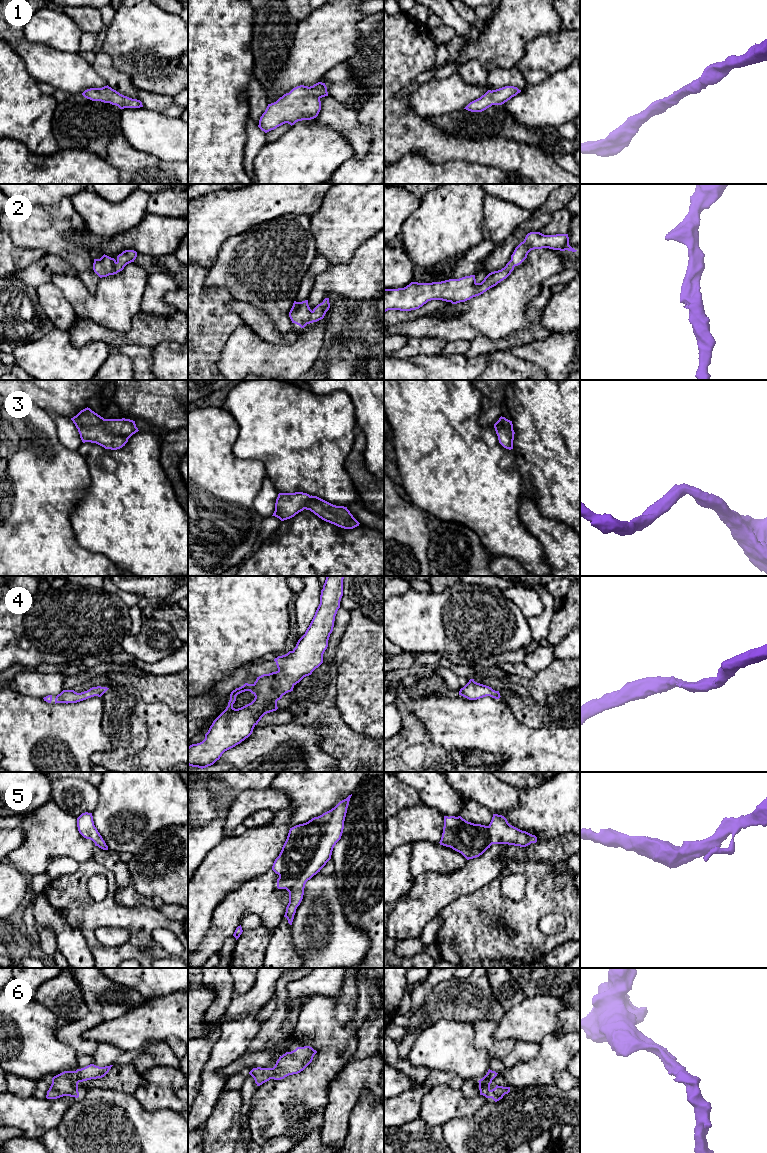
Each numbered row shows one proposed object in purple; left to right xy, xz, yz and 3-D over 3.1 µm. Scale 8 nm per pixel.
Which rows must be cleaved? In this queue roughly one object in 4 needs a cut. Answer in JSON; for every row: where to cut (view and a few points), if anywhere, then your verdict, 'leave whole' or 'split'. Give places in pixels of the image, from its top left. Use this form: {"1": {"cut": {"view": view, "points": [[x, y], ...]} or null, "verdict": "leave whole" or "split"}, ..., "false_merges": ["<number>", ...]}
{"1": {"cut": null, "verdict": "leave whole"}, "2": {"cut": null, "verdict": "leave whole"}, "3": {"cut": null, "verdict": "leave whole"}, "4": {"cut": null, "verdict": "leave whole"}, "5": {"cut": null, "verdict": "leave whole"}, "6": {"cut": null, "verdict": "leave whole"}, "false_merges": []}

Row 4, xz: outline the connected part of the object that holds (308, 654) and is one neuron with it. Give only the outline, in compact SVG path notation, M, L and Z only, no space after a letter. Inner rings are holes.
M344 576L326 577L321 590L320 604L305 634L298 640L296 647L292 651L274 659L278 670L269 674L263 674L257 677L253 684L245 683L231 692L228 706L213 721L205 734L205 739L188 747L189 766L203 769L213 765L225 751L248 738L265 714L278 709L277 701L286 693L293 691L297 683L304 677L311 675L323 663L323 654L328 647L328 640L333 631L335 616L340 608L340 601L343 596L343 579ZM245 691L250 691L255 696L254 700L241 708L235 709L233 704L236 701L236 696Z

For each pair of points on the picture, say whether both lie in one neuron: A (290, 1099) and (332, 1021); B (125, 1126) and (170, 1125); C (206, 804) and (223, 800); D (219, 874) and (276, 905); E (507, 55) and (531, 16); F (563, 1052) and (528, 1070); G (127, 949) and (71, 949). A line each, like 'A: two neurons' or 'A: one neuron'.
A: one neuron
B: one neuron
C: two neurons
D: two neurons
E: one neuron
F: one neuron
G: two neurons

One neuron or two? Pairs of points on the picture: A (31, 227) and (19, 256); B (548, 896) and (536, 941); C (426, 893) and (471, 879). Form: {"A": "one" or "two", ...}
{"A": "two", "B": "one", "C": "one"}

